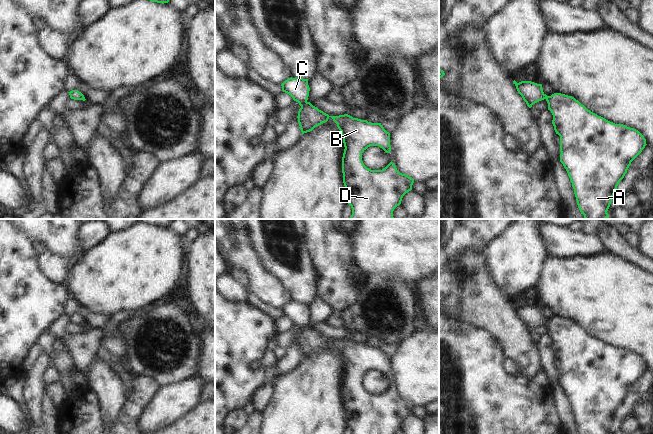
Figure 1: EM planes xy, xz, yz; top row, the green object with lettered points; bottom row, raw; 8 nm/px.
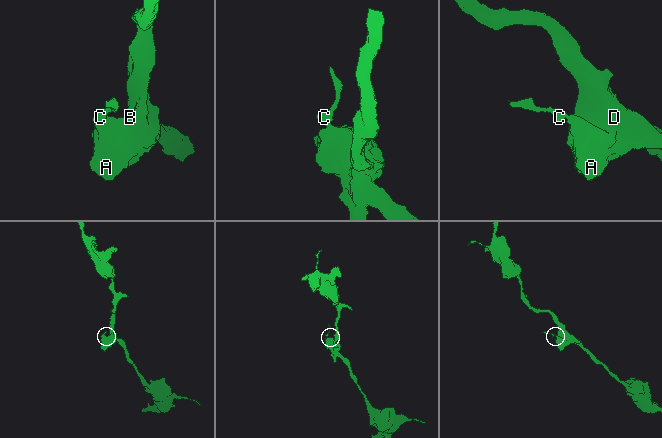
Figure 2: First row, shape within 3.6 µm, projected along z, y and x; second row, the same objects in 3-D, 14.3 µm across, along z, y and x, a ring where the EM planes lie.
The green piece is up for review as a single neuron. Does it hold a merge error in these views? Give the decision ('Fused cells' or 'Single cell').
Fused cells

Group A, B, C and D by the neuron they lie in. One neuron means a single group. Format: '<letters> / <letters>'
A B D / C

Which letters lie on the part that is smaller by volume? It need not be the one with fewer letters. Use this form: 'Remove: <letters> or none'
Remove: C

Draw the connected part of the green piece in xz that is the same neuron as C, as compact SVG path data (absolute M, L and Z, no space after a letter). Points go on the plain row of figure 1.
M288 302L282 308L282 315L289 318L300 330L304 329L309 320L308 303Z

